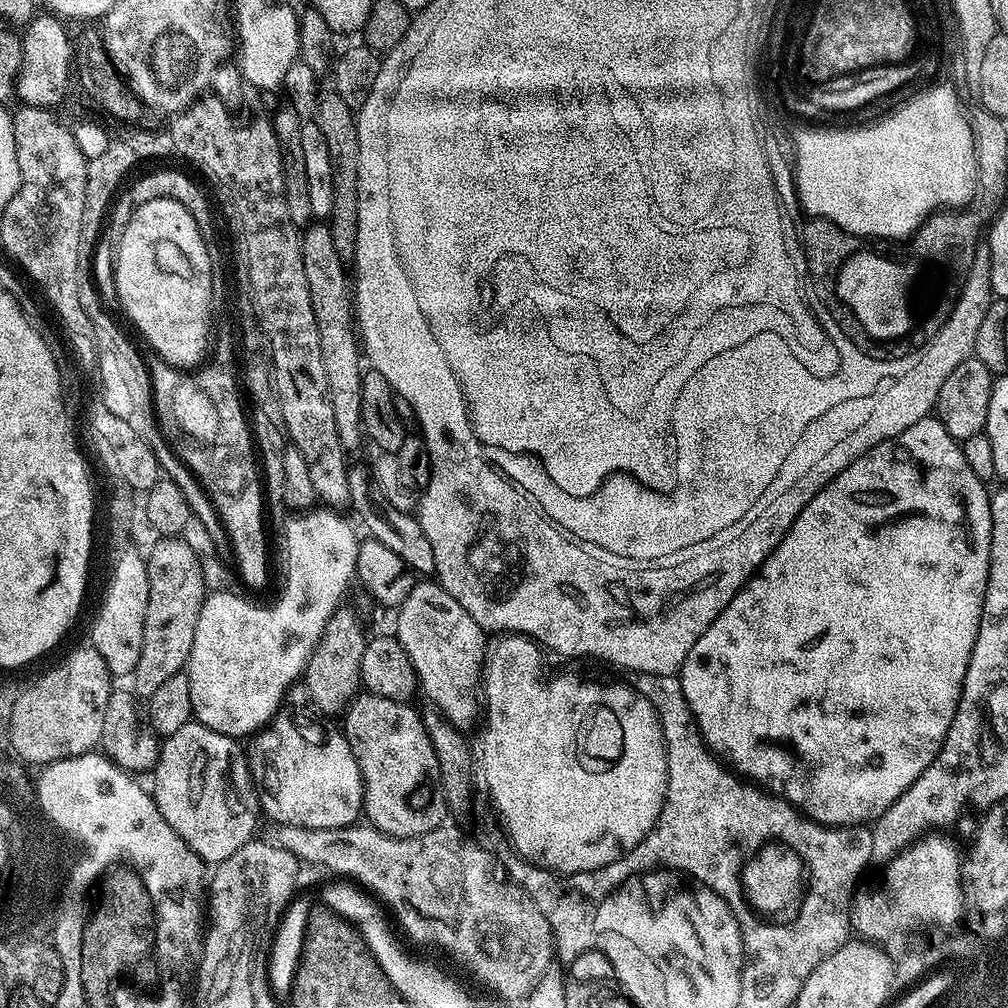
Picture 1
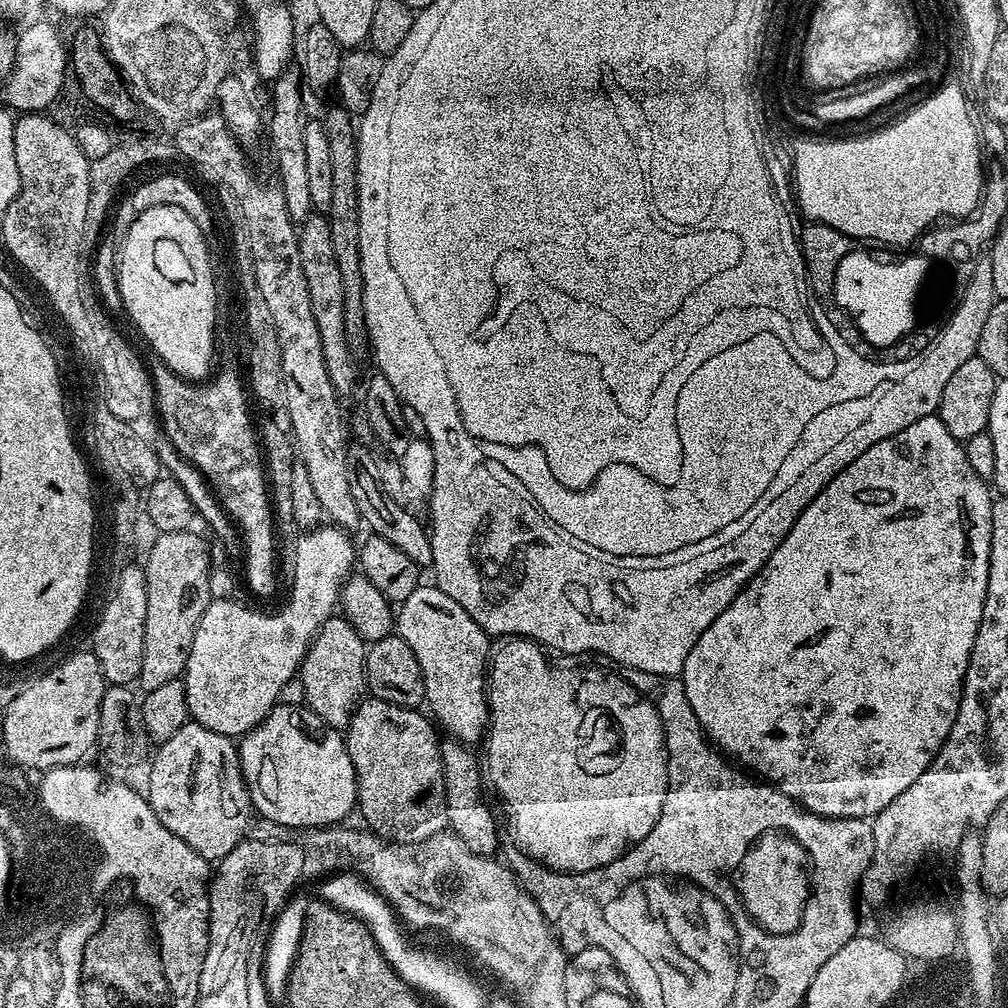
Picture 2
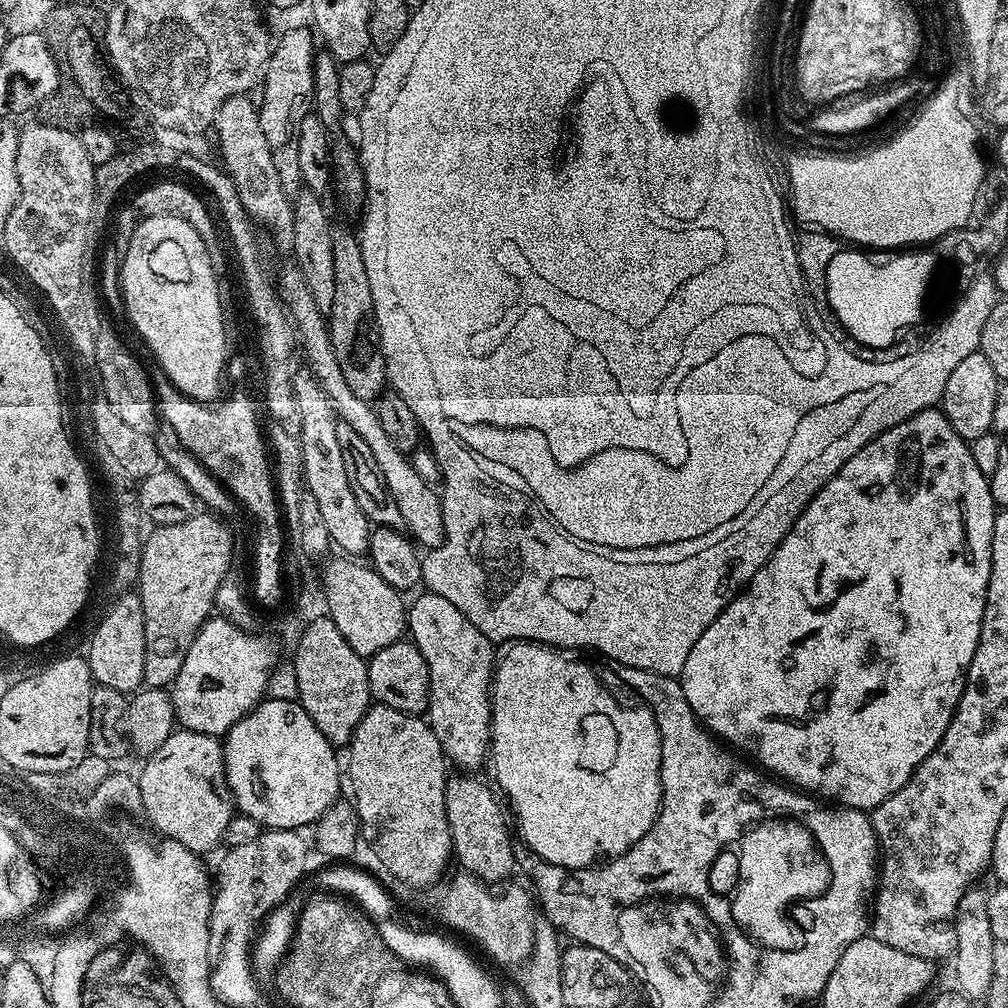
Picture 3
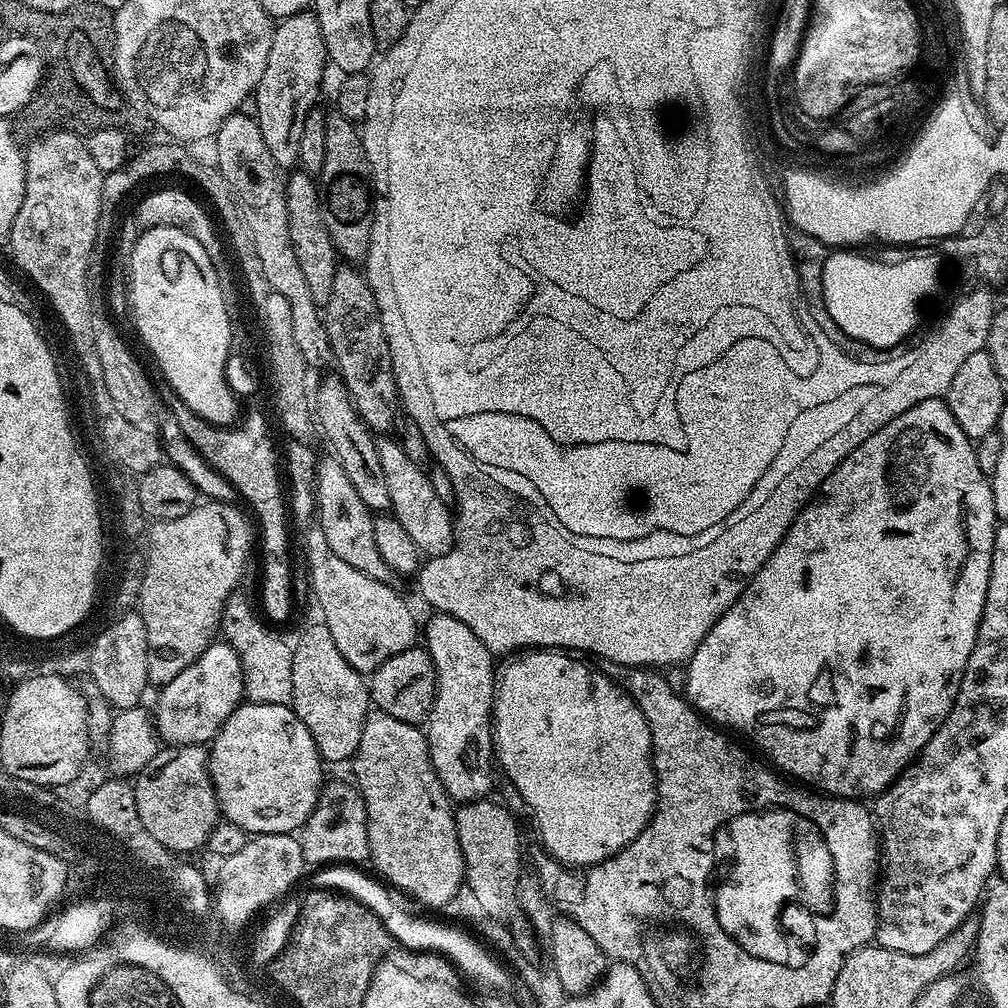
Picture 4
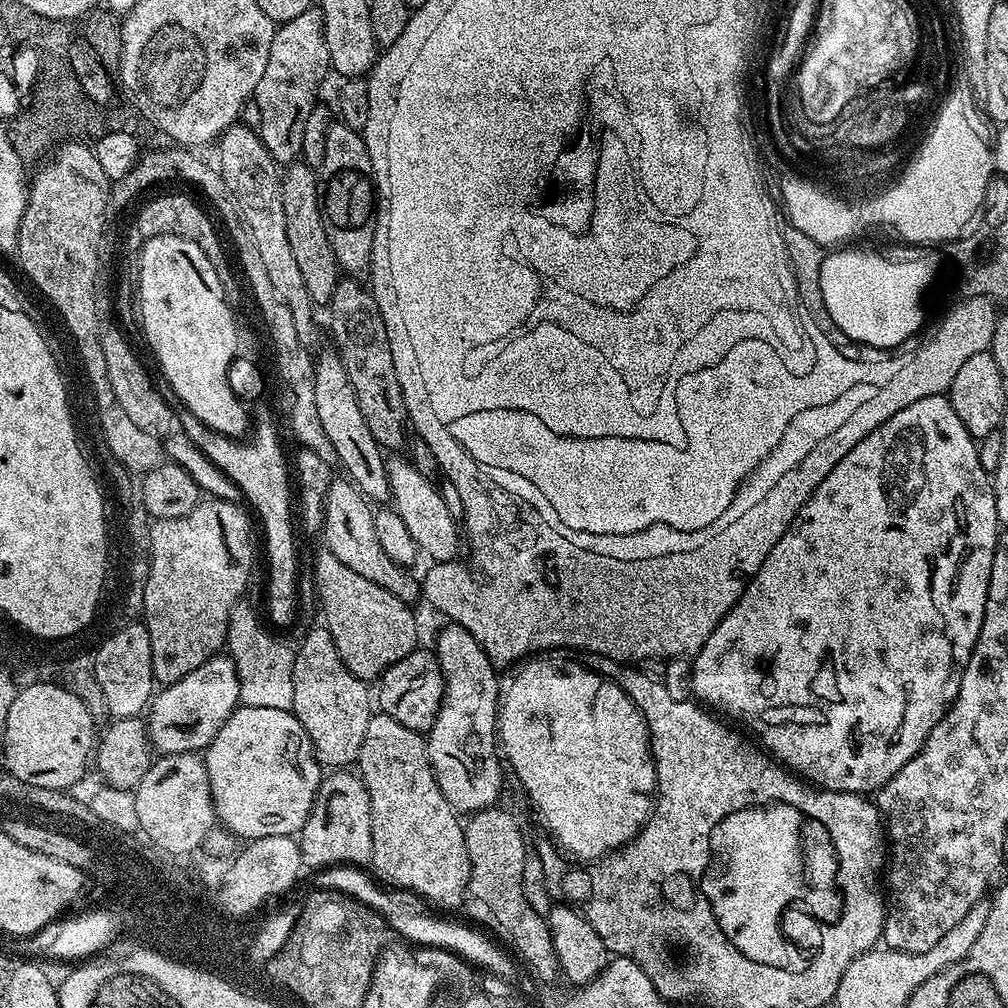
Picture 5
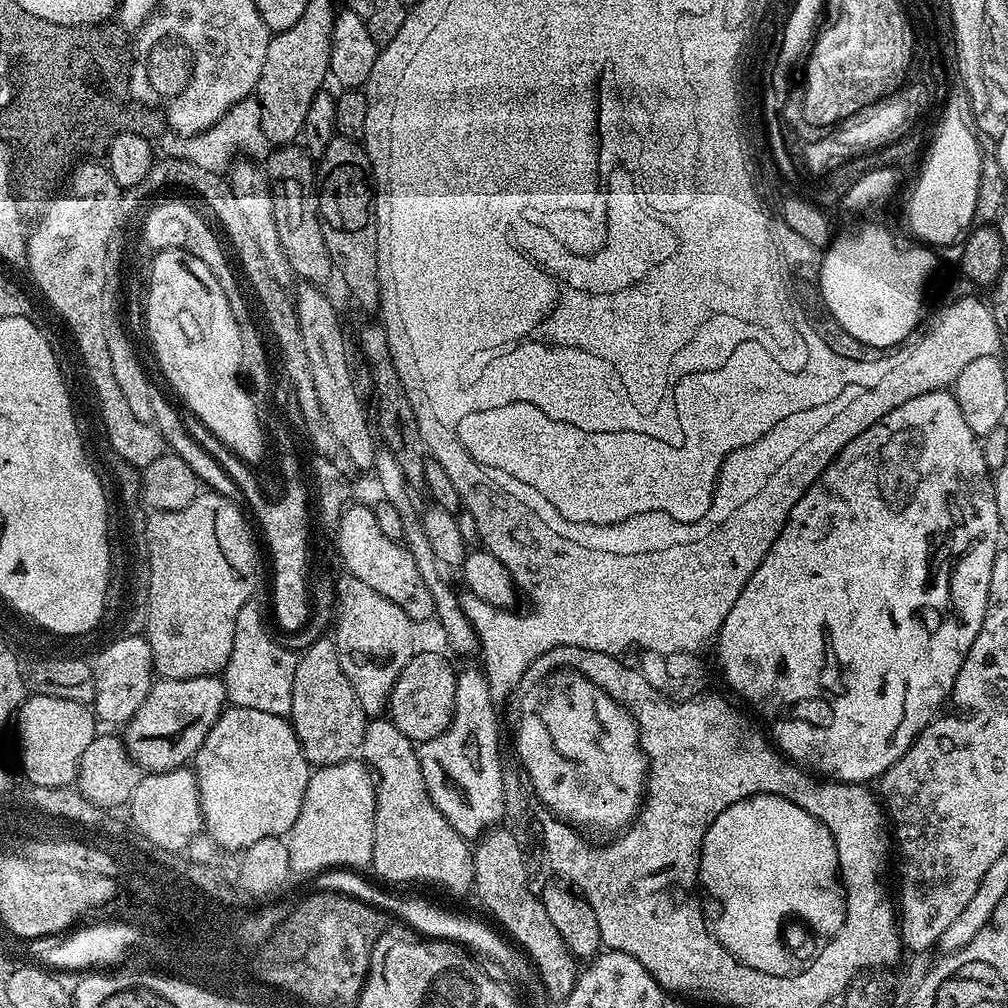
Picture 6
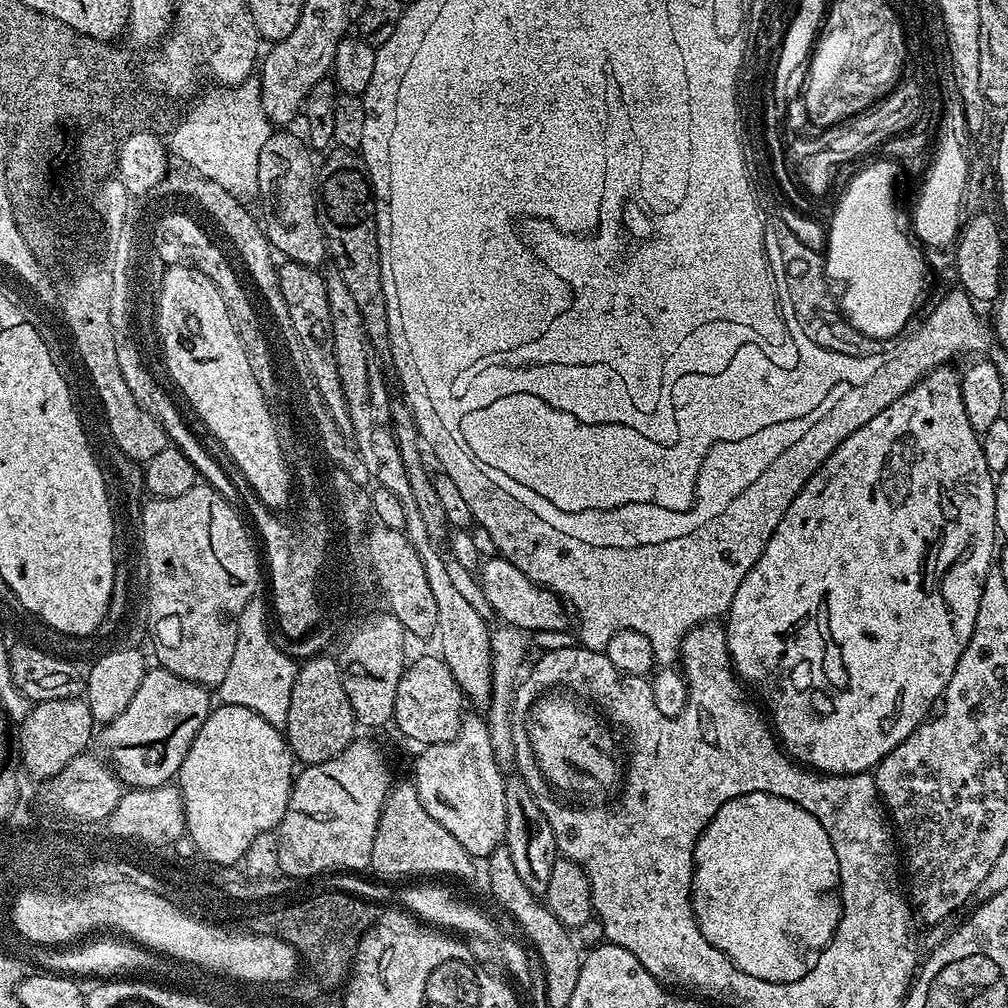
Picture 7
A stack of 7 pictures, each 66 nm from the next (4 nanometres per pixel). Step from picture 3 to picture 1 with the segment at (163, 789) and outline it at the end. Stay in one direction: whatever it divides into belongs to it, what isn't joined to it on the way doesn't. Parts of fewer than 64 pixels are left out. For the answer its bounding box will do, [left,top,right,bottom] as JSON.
[151,722,262,866]

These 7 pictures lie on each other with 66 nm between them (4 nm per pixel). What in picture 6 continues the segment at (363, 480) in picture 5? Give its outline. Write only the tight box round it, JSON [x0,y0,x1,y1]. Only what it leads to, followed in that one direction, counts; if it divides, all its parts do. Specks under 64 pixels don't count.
[294,282,378,470]

